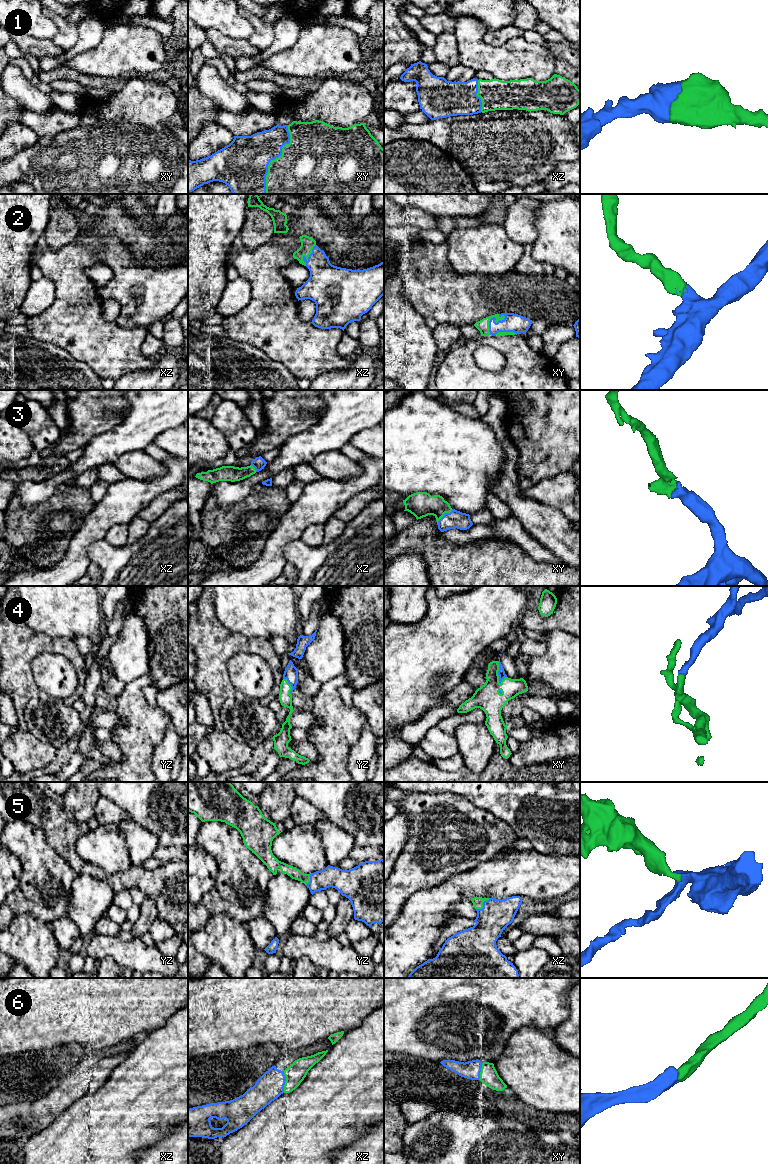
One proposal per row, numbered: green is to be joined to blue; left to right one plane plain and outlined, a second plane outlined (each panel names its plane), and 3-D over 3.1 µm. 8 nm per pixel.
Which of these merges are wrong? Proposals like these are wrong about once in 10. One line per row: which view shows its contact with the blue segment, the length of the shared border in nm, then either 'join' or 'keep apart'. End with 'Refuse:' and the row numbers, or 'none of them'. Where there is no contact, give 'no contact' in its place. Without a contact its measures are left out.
1: meets blue in xy; contact 600 nm long; join
2: meets blue in xy; contact 200 nm long; join
3: meets blue in xy; contact 180 nm long; join
4: meets blue in xy; contact 190 nm long; join
5: meets blue in xz; contact 140 nm long; join
6: meets blue in xz; contact 180 nm long; join
Refuse: none of them

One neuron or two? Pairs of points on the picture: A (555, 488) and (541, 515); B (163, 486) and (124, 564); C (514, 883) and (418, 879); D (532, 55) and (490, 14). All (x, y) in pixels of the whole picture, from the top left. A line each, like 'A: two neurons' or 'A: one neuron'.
A: two neurons
B: two neurons
C: two neurons
D: two neurons

